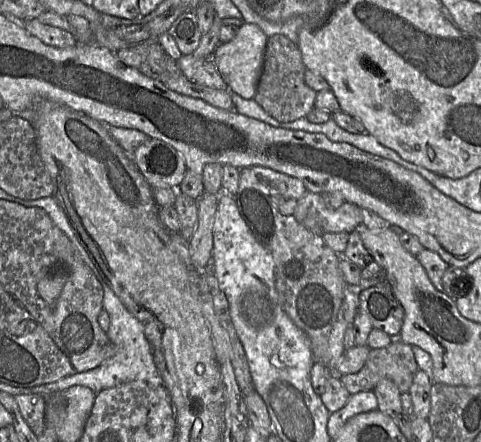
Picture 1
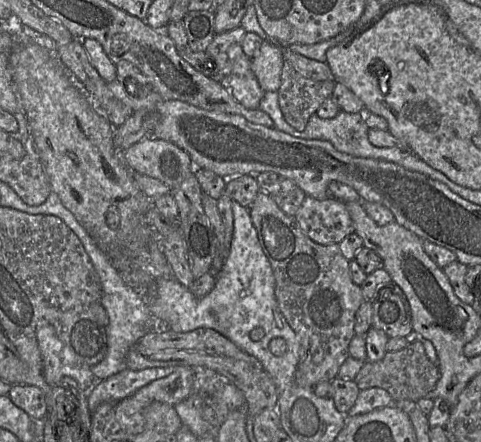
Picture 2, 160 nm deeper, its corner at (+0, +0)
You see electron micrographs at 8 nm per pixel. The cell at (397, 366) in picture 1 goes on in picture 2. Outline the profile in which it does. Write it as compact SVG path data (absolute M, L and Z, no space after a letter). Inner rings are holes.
M419 339L411 341L405 348L395 352L386 352L383 359L364 362L361 370L354 378L360 390L382 388L386 390L393 401L418 401L432 392L440 378L440 372L425 353L423 343Z

